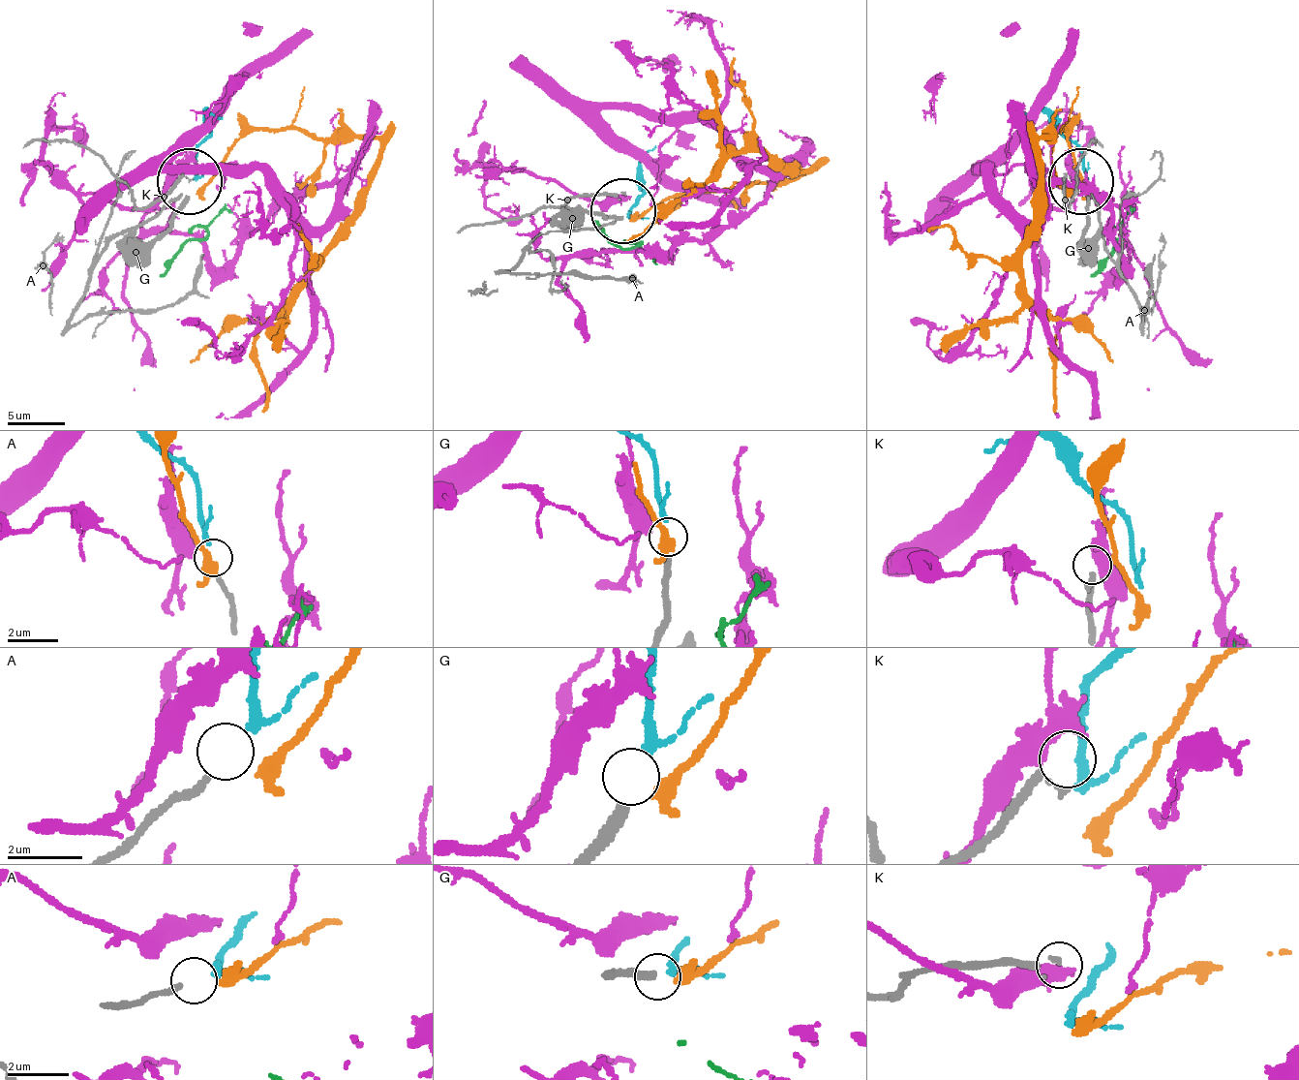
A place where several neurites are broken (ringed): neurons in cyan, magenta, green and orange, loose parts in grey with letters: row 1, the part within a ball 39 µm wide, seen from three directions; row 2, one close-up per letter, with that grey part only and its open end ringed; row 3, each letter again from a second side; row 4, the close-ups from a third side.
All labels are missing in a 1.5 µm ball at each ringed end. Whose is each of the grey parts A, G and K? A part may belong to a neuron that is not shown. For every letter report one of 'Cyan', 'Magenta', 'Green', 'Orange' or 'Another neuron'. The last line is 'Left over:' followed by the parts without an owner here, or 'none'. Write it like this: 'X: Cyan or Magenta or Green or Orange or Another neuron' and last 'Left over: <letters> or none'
A: Cyan
G: Another neuron
K: Another neuron
Left over: G, K

